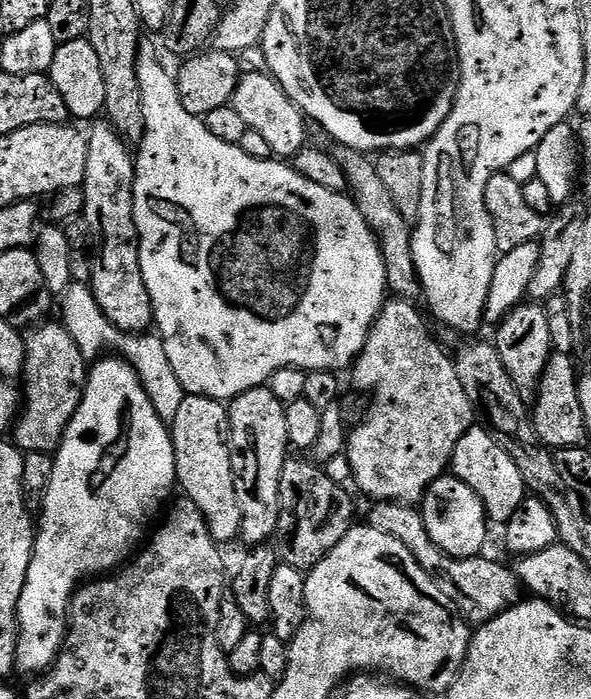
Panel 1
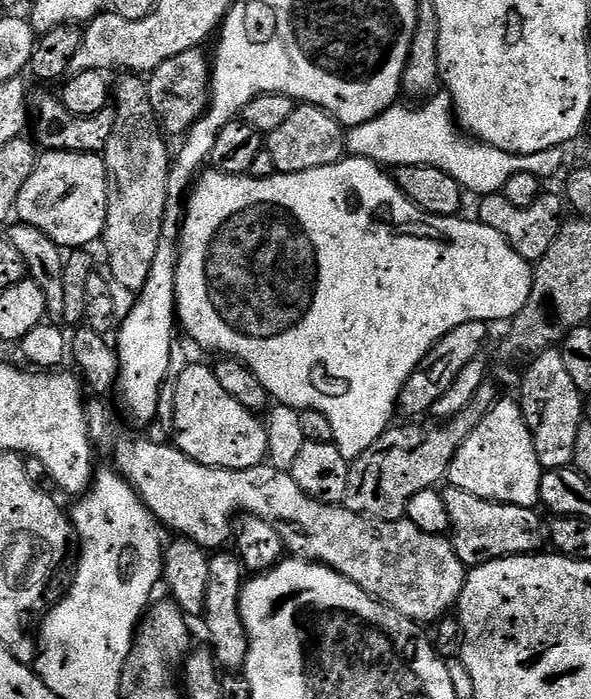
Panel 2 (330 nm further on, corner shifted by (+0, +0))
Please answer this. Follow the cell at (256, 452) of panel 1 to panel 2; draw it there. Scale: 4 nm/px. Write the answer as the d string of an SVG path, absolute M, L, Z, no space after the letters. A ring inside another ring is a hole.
M228 550L217 551L209 559L208 566L210 576L206 582L206 606L202 623L208 627L208 636L212 639L210 647L217 665L224 670L240 670L246 662L249 642L240 613L240 589L246 579L246 569L241 564L239 556Z

